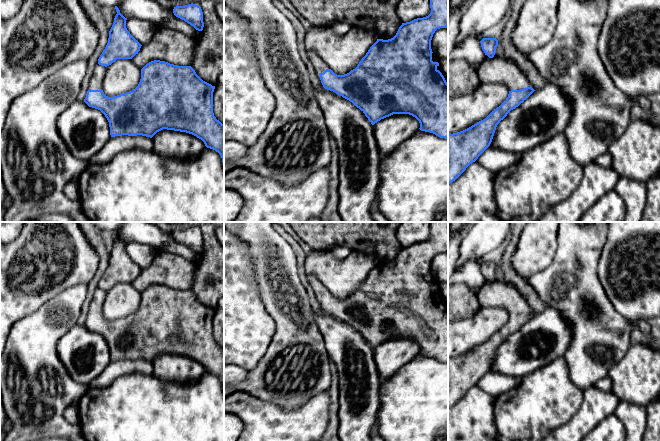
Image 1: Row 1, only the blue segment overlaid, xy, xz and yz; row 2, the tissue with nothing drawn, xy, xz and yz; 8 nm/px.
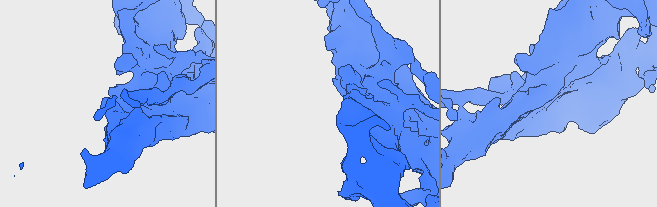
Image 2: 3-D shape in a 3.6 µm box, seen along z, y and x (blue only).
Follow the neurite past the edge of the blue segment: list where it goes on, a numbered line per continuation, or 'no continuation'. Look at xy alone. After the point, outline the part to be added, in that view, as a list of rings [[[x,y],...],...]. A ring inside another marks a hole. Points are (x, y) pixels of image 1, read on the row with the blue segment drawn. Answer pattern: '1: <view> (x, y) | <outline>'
1: xy (95, 83) | [[[96,65],[94,73],[89,81],[88,90],[102,90],[102,83],[106,74],[107,67]]]

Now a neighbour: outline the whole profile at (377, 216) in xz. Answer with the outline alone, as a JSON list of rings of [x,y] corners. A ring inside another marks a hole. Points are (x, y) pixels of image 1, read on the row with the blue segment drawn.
[[[375,201],[371,207],[371,215],[376,222],[390,222],[379,211],[378,204]]]

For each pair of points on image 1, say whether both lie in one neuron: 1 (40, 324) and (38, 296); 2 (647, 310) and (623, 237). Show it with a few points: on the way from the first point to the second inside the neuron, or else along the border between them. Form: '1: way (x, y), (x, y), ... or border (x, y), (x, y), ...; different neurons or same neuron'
1: border (59, 294), (56, 294), (36, 310), (19, 320); different neurons
2: way (646, 292), (641, 255); same neuron

